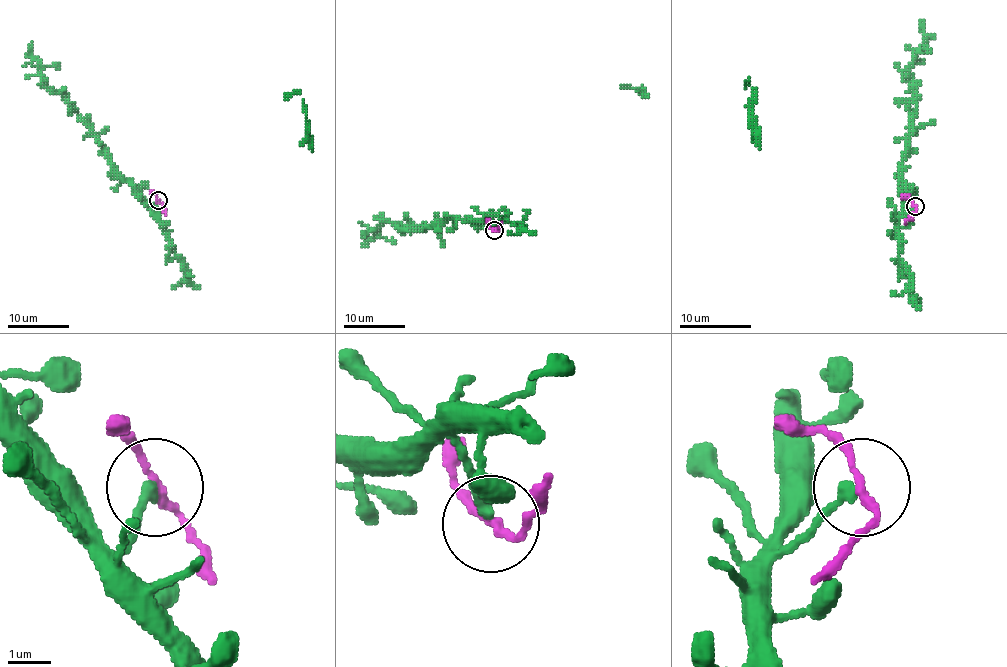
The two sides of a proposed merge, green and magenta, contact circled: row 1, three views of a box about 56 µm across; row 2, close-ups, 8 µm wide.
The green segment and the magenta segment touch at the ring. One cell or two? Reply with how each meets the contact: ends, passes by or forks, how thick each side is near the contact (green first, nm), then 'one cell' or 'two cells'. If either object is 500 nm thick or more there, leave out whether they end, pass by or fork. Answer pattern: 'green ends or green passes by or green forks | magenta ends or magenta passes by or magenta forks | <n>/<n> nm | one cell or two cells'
green ends | magenta passes by | 260/180 nm | two cells

